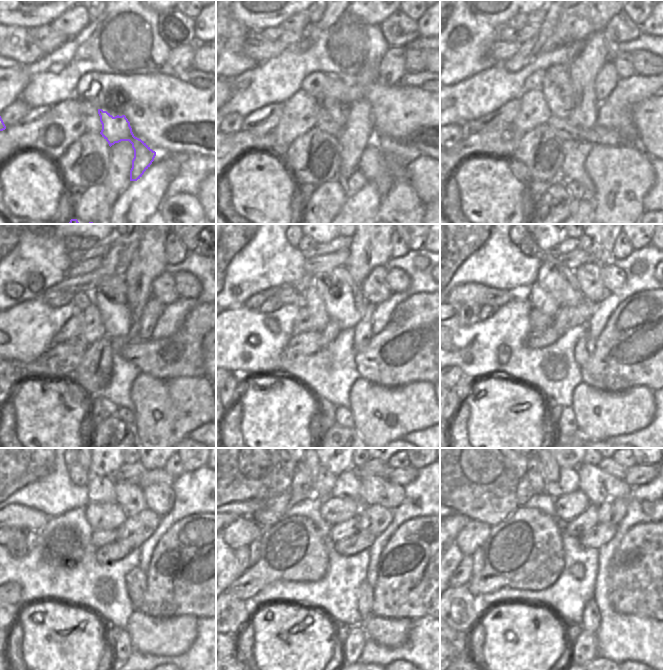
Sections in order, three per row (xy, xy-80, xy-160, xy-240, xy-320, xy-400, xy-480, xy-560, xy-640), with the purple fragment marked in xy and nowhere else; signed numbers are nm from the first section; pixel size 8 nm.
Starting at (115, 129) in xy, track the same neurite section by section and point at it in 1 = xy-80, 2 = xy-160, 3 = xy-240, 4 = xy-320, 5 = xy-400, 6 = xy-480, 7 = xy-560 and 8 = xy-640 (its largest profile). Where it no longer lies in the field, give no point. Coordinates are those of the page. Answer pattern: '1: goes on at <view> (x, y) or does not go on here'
1: goes on at xy-80 (356, 181)
2: goes on at xy-160 (574, 188)
3: goes on at xy-240 (124, 414)
4: goes on at xy-320 (344, 418)
5: goes on at xy-400 (567, 425)
6: goes on at xy-480 (122, 648)
7: goes on at xy-560 (352, 648)
8: goes on at xy-640 (583, 649)

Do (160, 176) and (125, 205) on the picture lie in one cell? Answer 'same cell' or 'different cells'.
same cell

